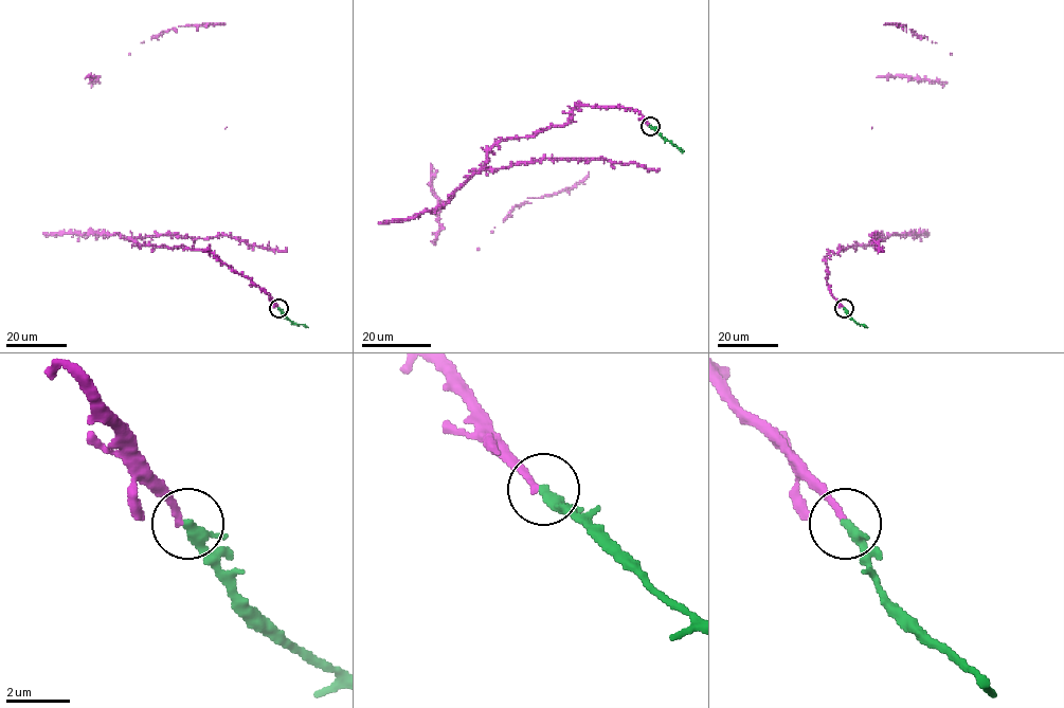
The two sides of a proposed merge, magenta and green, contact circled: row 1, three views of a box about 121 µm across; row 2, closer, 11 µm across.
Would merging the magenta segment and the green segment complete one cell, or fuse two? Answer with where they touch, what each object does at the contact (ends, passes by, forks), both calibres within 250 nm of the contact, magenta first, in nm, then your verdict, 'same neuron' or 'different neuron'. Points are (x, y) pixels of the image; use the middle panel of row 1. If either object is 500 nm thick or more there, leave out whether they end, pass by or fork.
(650, 126) | magenta ends | green ends | 200/360 nm | same neuron

